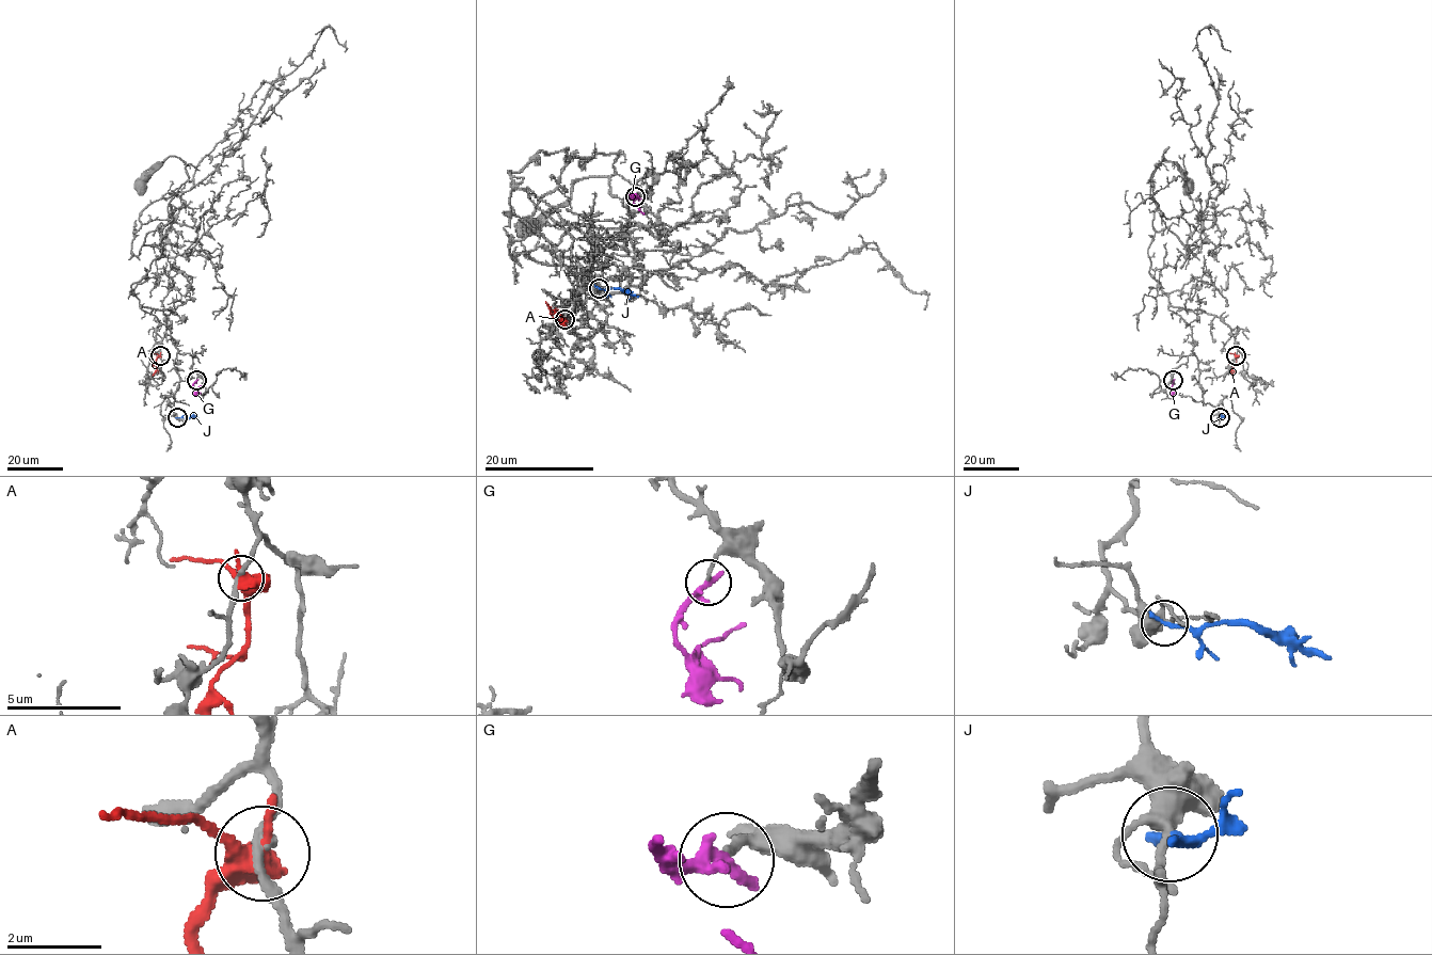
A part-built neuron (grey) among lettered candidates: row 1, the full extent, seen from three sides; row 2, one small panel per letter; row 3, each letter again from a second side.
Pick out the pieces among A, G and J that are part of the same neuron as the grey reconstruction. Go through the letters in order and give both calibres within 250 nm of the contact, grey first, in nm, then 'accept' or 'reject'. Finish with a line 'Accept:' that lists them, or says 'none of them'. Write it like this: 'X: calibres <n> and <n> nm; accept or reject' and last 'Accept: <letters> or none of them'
A: calibres 200 and 500 nm; reject
G: calibres 160 and 360 nm; reject
J: calibres 260 and 200 nm; reject
Accept: none of them

